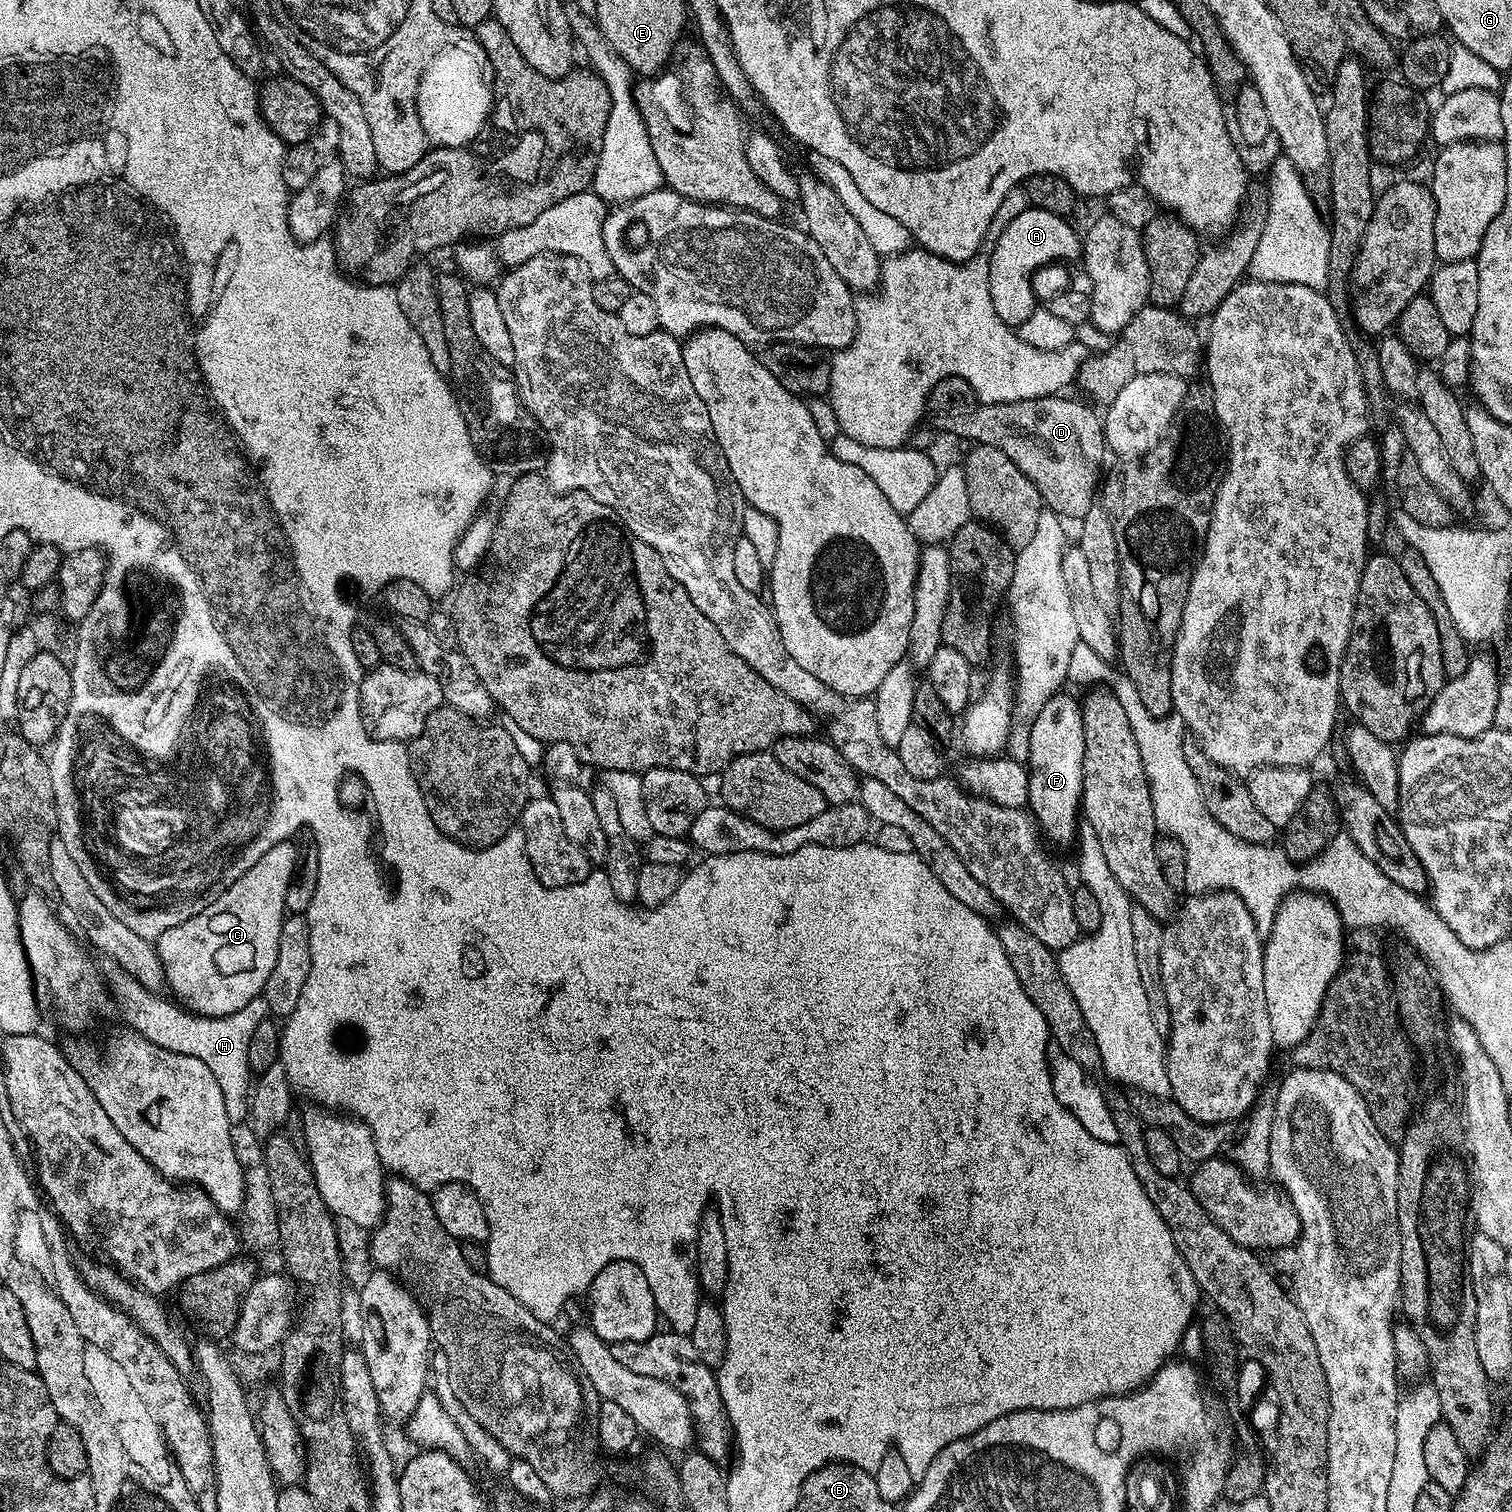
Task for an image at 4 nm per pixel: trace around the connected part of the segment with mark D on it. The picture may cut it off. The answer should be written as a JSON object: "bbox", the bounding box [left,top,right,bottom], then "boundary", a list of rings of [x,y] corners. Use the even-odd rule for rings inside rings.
{"bbox":[989,394,1106,522],"boundary":[[[1057,394],[989,405],[1000,408],[1000,442],[994,448],[1006,454],[1020,472],[1034,482],[1049,511],[1061,519],[1076,522],[1095,505],[1106,445],[1101,415],[1096,414],[1089,403],[1064,397]]]}

